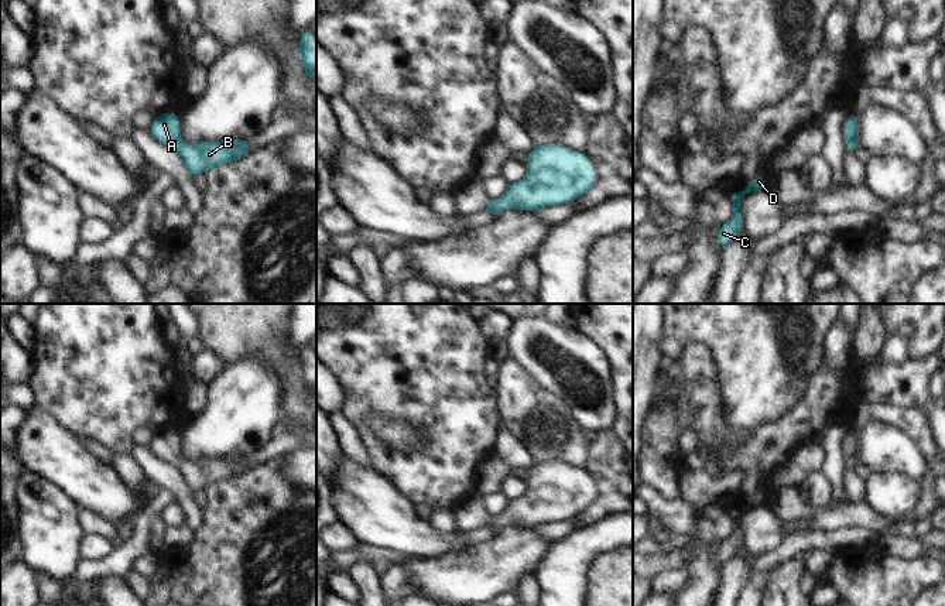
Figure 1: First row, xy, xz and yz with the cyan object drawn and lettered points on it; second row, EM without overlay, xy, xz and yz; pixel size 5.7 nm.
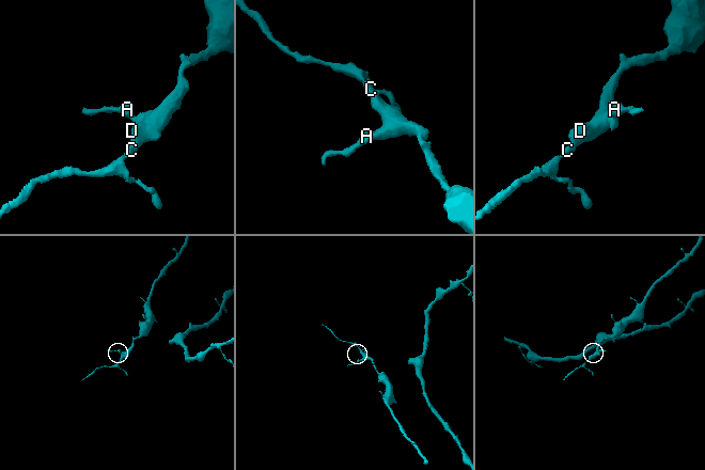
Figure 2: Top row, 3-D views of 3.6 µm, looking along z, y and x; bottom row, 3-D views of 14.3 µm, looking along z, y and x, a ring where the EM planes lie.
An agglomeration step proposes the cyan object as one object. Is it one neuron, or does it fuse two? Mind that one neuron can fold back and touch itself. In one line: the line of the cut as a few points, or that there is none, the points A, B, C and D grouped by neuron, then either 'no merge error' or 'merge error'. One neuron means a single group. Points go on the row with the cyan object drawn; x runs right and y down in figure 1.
no cut; A B C D; no merge error

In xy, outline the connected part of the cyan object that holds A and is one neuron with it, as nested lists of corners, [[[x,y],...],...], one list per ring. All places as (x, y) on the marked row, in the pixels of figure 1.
[[[177,110],[154,116],[150,134],[161,144],[172,148],[181,158],[185,171],[195,178],[212,167],[219,167],[247,157],[249,138],[234,141],[205,141],[185,144],[181,137],[181,120]]]

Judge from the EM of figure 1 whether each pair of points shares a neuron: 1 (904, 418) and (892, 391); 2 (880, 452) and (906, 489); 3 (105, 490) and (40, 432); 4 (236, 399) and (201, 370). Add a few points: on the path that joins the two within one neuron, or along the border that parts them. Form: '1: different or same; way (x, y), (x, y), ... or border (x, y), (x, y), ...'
1: different; border (866, 400), (901, 407), (918, 407), (928, 421)
2: different; border (872, 472), (904, 473), (920, 482)
3: same; way (89, 482), (55, 448)
4: different; border (225, 365), (208, 384)

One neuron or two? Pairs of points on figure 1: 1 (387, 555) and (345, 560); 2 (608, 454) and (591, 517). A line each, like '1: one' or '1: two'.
1: one
2: one

